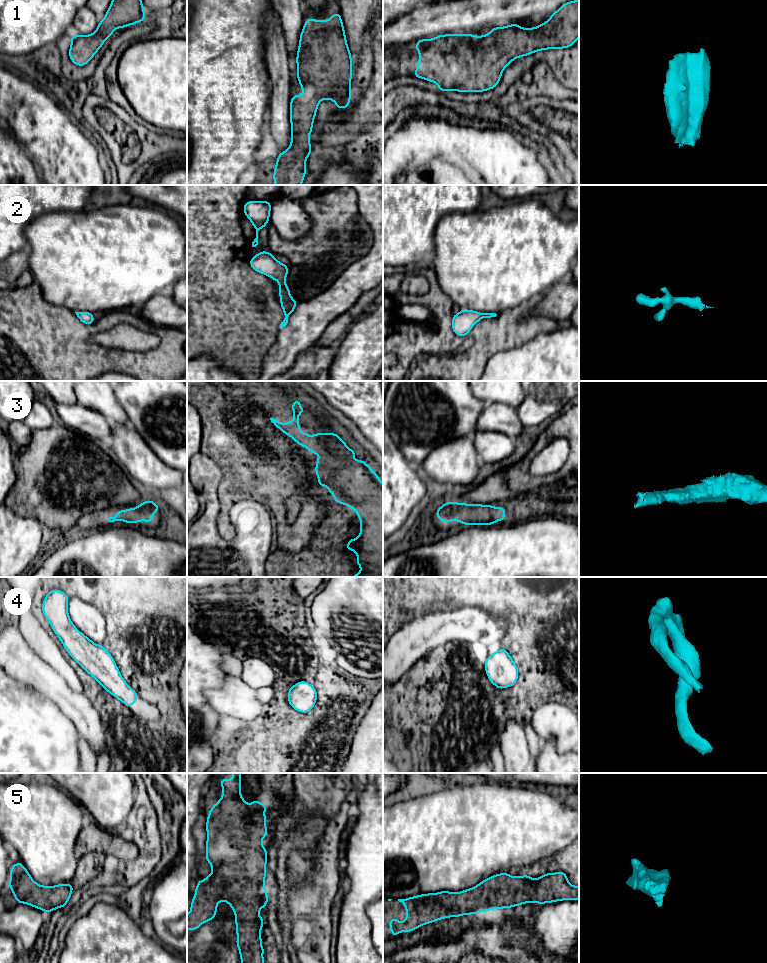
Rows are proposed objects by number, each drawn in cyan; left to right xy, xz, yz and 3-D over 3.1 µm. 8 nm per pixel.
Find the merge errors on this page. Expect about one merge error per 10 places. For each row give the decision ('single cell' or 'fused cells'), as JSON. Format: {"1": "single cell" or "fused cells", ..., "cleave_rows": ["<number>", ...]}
{"1": "single cell", "2": "single cell", "3": "single cell", "4": "single cell", "5": "single cell", "cleave_rows": []}

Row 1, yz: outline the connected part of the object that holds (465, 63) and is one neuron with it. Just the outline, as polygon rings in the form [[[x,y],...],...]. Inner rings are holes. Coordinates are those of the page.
[[[579,0],[564,3],[544,23],[535,28],[519,27],[516,22],[492,28],[488,34],[445,34],[416,40],[420,53],[414,77],[437,84],[441,92],[484,92],[494,89],[504,69],[515,59],[547,49],[571,47],[579,38]]]

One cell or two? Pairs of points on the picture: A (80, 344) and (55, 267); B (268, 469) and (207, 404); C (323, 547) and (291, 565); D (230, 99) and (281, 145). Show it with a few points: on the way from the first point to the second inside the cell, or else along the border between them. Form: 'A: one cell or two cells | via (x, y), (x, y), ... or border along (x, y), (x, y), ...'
A: two cells | border along (47, 300), (65, 306), (74, 312)
B: one cell | via (251, 454), (221, 421)
C: one cell | via (315, 555), (305, 565), (299, 565)
D: two cells | border along (269, 108), (267, 115), (267, 145)

